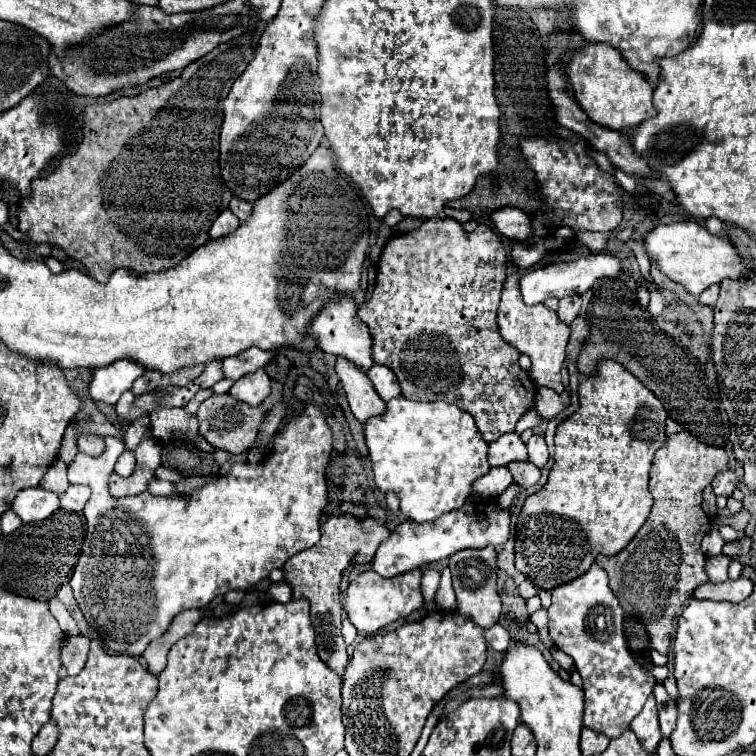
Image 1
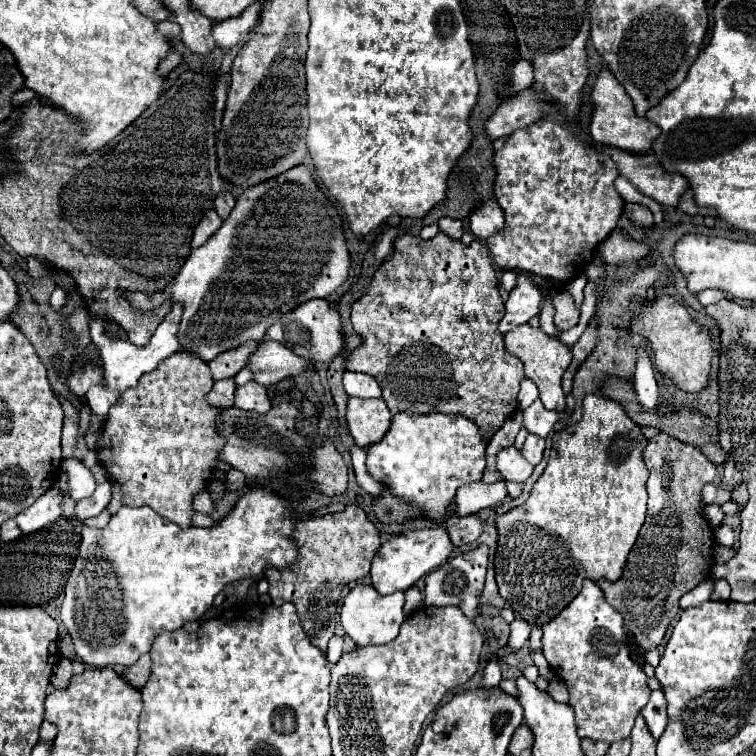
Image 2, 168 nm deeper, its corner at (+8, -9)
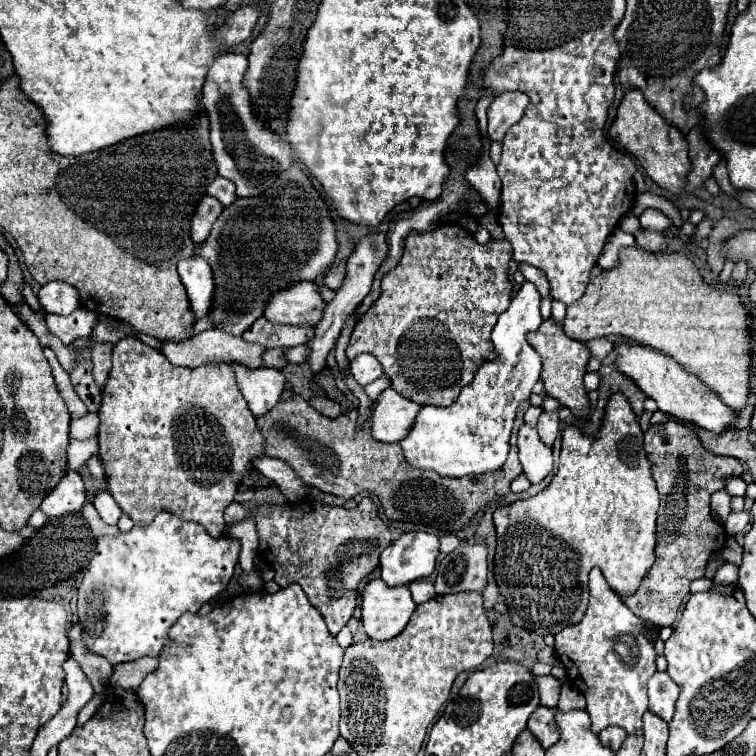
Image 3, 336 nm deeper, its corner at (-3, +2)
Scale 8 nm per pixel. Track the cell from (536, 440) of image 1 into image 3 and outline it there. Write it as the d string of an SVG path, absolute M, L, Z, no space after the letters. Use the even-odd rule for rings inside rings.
M543 411L539 417L539 423L537 423L537 431L539 431L541 441L551 447L553 441L557 439L557 433L559 433L559 413L557 411Z

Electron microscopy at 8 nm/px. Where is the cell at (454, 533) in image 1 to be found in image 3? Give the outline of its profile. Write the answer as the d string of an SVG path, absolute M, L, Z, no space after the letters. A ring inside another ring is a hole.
M423 531L403 533L381 553L381 579L389 587L425 579L435 569L439 537Z

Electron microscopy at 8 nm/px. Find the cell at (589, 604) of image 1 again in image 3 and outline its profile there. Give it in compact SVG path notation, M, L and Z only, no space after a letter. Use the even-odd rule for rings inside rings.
M593 569L589 573L589 607L581 623L563 629L555 635L555 653L557 659L567 667L569 681L583 691L587 699L587 713L591 717L591 729L599 733L609 725L623 727L629 735L643 735L641 717L647 711L647 681L657 671L655 669L655 649L643 635L643 621L615 595L615 591L607 585L603 573Z

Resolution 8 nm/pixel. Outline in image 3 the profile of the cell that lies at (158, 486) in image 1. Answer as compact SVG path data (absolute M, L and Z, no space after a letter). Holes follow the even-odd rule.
M253 517L235 523L231 527L231 535L237 537L241 541L241 551L239 551L239 565L243 567L243 571L251 571L253 569L253 557L255 557L255 549L257 549L257 531L255 531L255 521Z

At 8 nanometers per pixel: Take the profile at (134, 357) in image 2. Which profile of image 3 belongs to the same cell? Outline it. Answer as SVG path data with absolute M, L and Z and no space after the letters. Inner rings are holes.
M193 255L189 259L181 259L177 263L177 271L187 289L195 317L205 317L207 309L211 309L211 297L215 295L215 279L211 277L209 263Z

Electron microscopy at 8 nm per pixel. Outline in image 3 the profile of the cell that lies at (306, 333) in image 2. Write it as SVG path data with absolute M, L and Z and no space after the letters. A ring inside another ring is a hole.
M297 281L285 289L279 289L263 315L273 323L289 325L317 325L323 317L325 301L321 299L317 285L309 281Z

